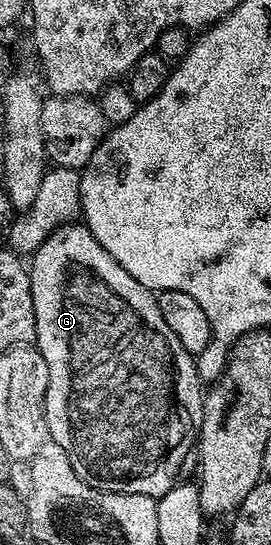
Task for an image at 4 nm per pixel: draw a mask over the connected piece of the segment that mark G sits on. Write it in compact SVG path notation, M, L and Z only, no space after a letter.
M65 224L57 226L52 235L36 249L30 256L30 292L34 300L34 320L36 321L35 349L39 350L42 360L46 360L48 369L48 387L44 397L44 411L48 425L48 437L57 442L68 453L72 461L74 472L86 484L95 490L108 490L111 494L145 494L151 498L162 497L170 488L177 485L181 477L180 469L188 458L188 453L193 453L198 442L198 427L204 419L204 394L197 359L178 341L178 336L170 332L166 320L162 320L162 312L156 303L156 294L148 290L94 236L83 224Z

